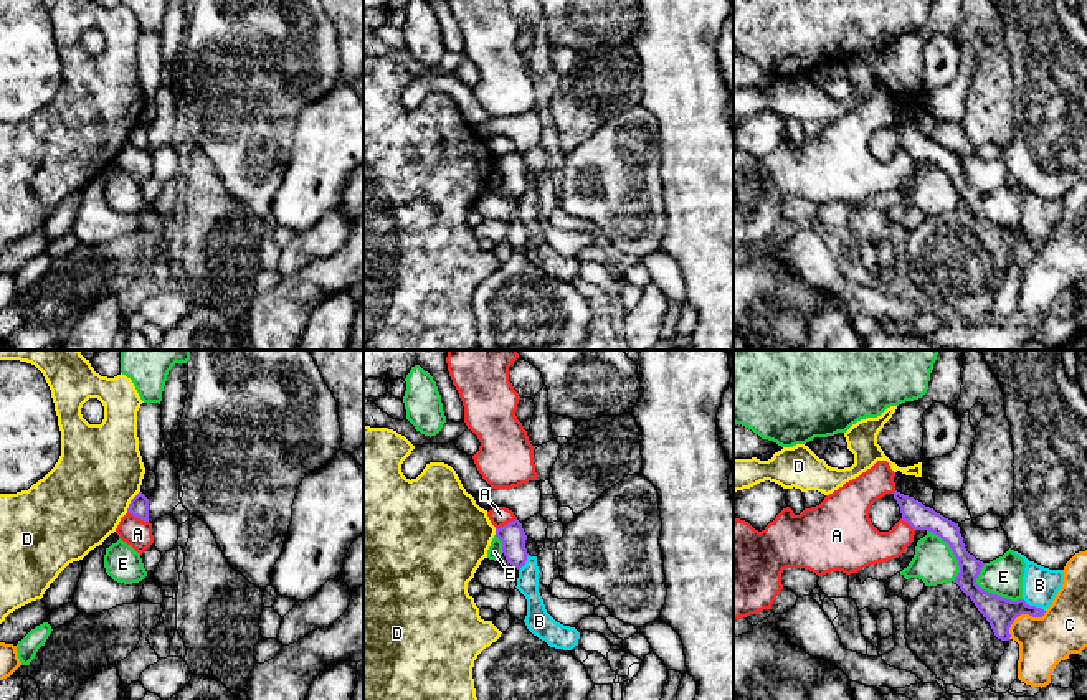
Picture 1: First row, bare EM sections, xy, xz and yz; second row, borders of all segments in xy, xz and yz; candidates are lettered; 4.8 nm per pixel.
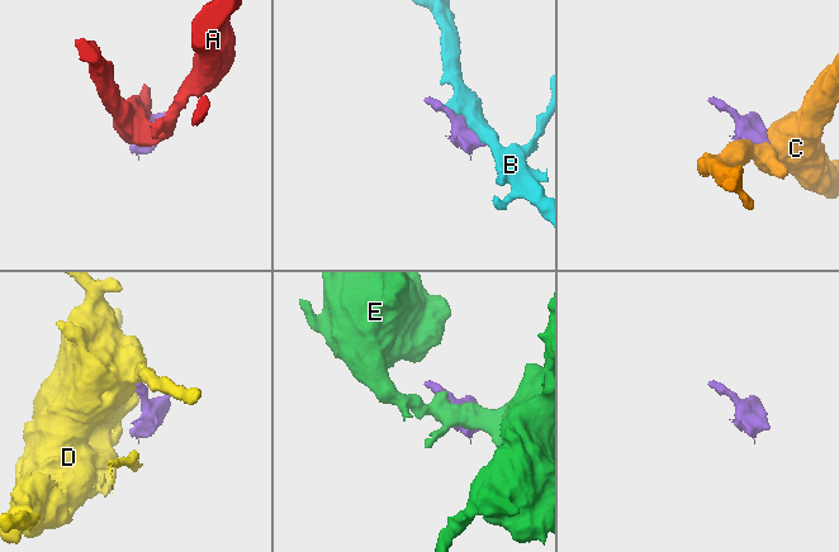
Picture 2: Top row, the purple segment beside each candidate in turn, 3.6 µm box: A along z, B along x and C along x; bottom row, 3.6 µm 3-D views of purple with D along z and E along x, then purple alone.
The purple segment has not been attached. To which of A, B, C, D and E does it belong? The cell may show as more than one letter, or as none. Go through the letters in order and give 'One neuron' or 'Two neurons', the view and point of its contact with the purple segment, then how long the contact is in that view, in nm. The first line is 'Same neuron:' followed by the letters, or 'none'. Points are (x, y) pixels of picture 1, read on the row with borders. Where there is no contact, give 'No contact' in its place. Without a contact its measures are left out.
Same neuron: none
A: Two neurons. Touches purple at xy (137, 517). Shared border 120 nm
B: Two neurons. Touches purple at yz (1034, 606). Shared border 130 nm
C: Two neurons. Touches purple at yz (1021, 613). Shared border 240 nm
D: Two neurons. Touches purple at xy (131, 501). Shared border 120 nm
E: Two neurons. Touches purple at yz (990, 593). Shared border 260 nm

